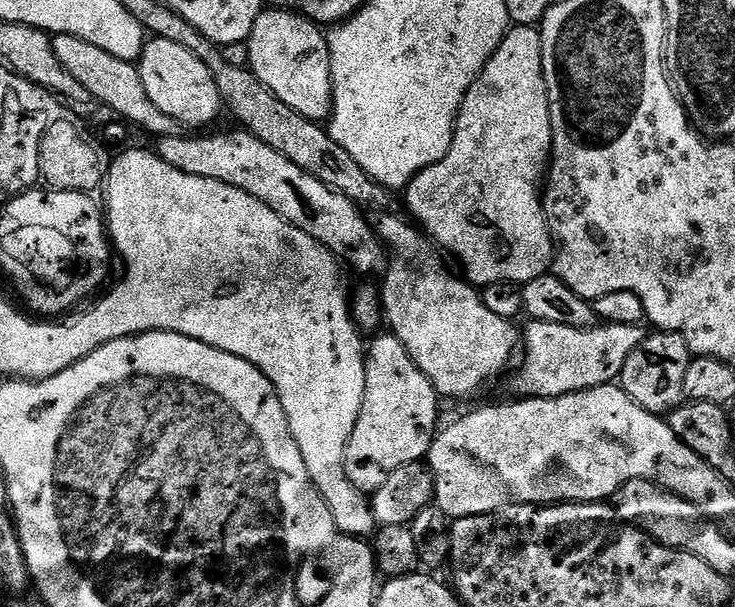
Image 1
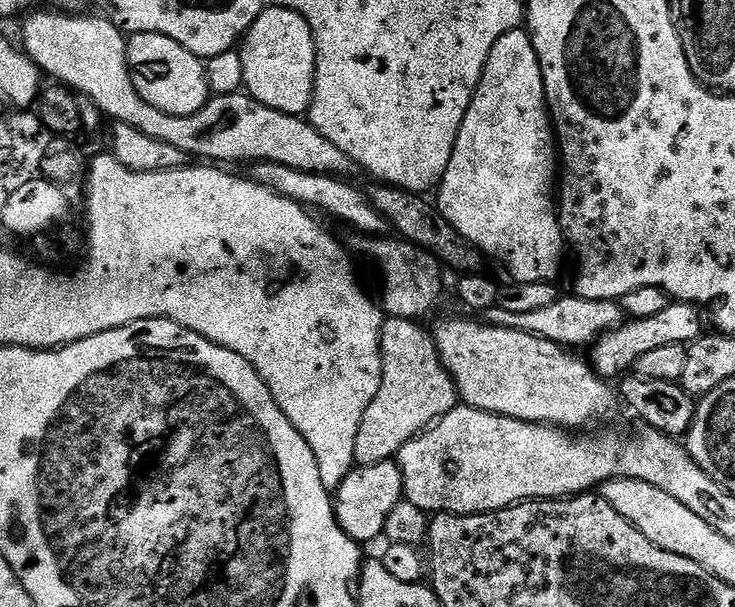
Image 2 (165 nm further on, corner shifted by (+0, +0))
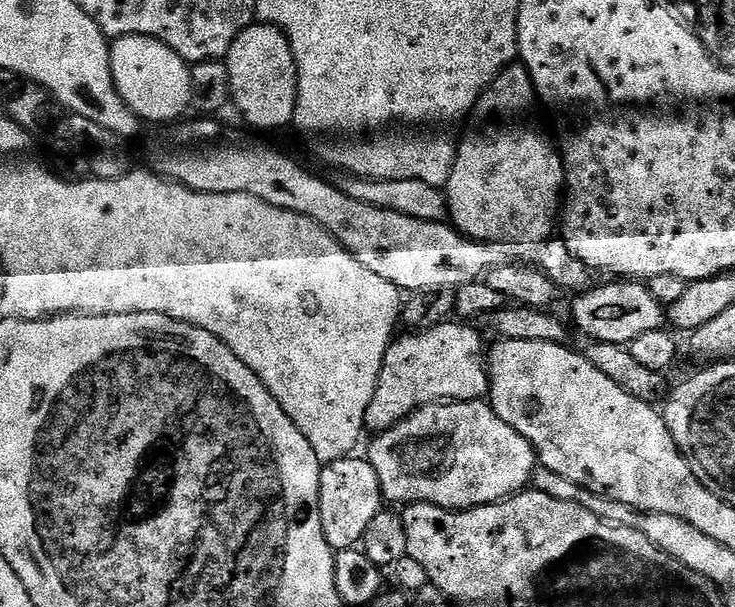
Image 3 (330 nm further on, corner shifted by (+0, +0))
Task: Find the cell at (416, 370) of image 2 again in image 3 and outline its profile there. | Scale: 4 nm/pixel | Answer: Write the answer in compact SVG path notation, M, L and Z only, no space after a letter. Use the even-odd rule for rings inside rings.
M445 322L413 331L412 336L397 335L389 344L374 398L364 419L369 433L379 434L392 428L424 404L483 401L490 392L490 377L486 363L486 344L478 333L464 322Z

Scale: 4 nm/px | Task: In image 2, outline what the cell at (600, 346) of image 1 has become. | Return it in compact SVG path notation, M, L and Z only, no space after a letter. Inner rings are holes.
M683 302L668 303L666 310L654 314L654 318L629 319L620 327L610 329L595 340L594 347L591 349L591 352L593 351L591 363L594 365L594 371L601 378L623 377L629 370L635 369L638 358L642 358L642 354L647 354L650 350L675 344L685 346L691 344L705 331L704 324L706 328L706 320L701 309L695 304Z

